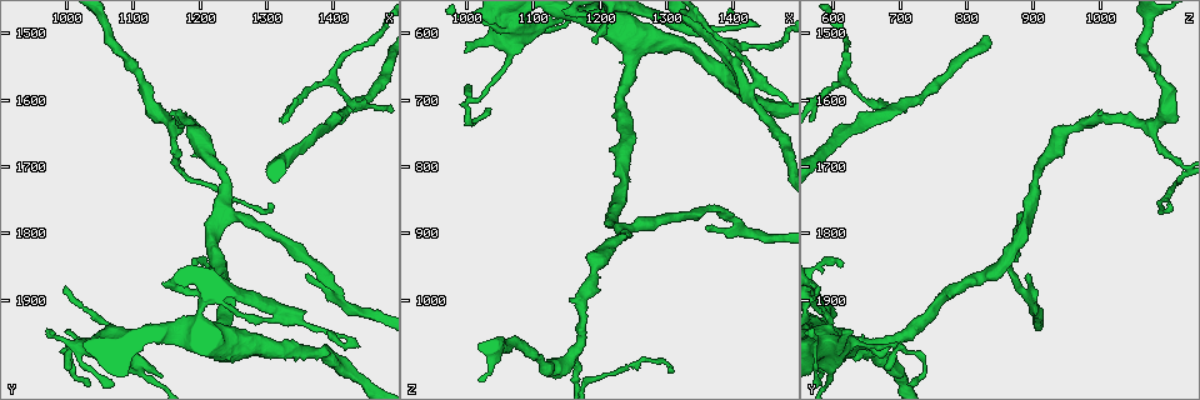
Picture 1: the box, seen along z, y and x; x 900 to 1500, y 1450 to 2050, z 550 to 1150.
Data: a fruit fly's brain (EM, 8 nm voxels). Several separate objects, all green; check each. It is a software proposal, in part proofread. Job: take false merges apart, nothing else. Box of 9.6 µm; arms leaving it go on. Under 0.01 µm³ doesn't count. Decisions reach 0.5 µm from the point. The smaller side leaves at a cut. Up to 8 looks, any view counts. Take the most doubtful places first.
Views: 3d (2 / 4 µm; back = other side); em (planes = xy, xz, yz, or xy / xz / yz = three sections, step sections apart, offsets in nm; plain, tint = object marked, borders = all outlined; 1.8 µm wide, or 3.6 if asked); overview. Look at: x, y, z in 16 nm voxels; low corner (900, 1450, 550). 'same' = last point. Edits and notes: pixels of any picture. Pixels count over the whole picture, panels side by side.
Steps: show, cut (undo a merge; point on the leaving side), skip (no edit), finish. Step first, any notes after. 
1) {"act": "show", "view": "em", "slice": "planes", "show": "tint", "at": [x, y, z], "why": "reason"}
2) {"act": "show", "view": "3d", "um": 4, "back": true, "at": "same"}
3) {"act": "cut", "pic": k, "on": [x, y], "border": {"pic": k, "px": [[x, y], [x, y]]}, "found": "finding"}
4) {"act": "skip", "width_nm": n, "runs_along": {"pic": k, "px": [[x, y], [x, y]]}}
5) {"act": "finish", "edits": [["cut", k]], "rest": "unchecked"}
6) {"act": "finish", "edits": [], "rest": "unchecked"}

{"act": "show", "view": "3d", "um": 2, "at": [1420, 1615, 685], "why": "three-way junction"}

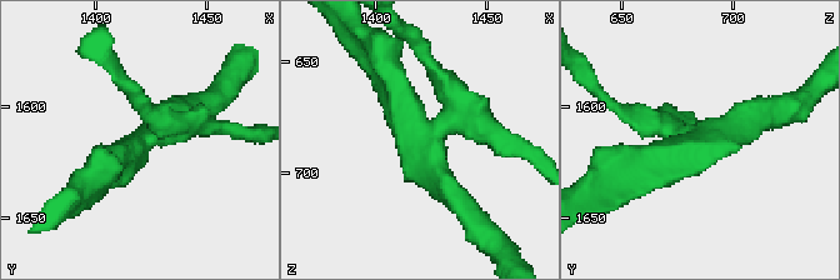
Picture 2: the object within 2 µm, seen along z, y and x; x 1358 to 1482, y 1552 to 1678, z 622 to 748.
{"act": "show", "view": "em", "slice": "xy", "step": 16, "show": "plain", "at": [1423, 1613, 683], "why": "need the tissue"}

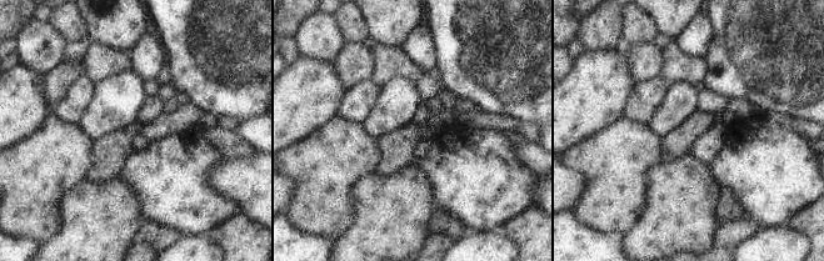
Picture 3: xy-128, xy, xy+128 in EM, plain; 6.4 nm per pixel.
{"act": "show", "view": "em", "slice": "xy", "step": 16, "show": "tint", "at": "same", "why": "where the object lies"}

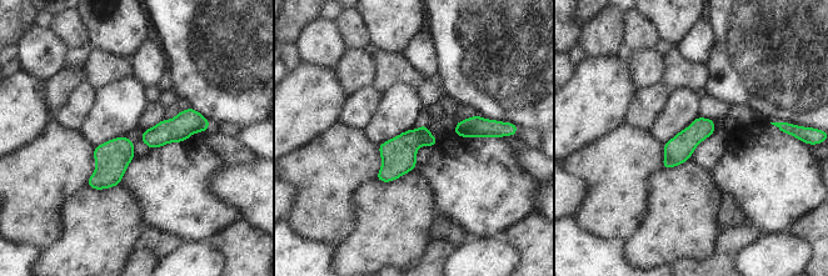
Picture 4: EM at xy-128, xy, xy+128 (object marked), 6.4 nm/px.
{"act": "cut", "pic": 4, "on": [427, 138], "part_leaving": {"pic": 4, "px": [[205, 124], [184, 124], [144, 138]]}, "found": "two neurons meet here"}

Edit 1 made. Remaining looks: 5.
{"act": "show", "view": "overview", "why": "redraw"}

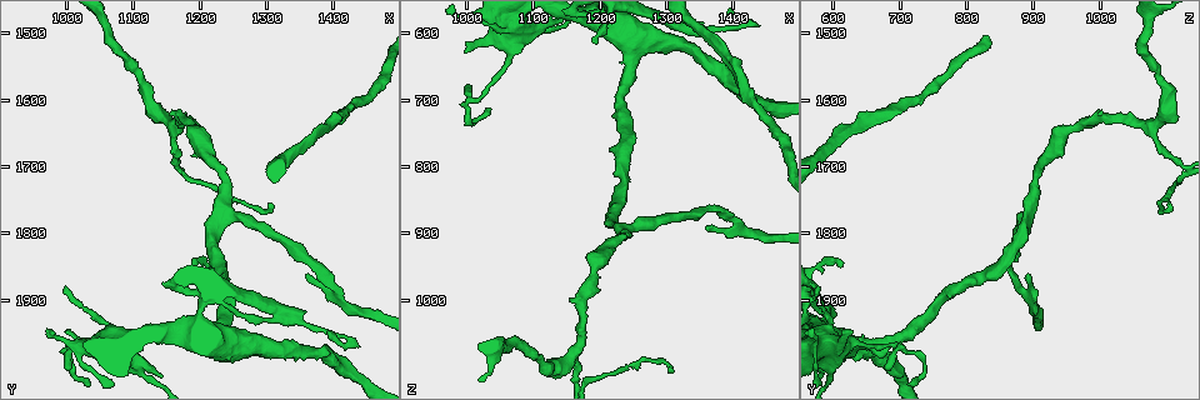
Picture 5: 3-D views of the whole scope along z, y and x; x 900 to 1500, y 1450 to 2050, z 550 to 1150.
{"act": "show", "view": "3d", "um": 4, "at": [1100, 2000, 595], "why": "thick turns thin"}

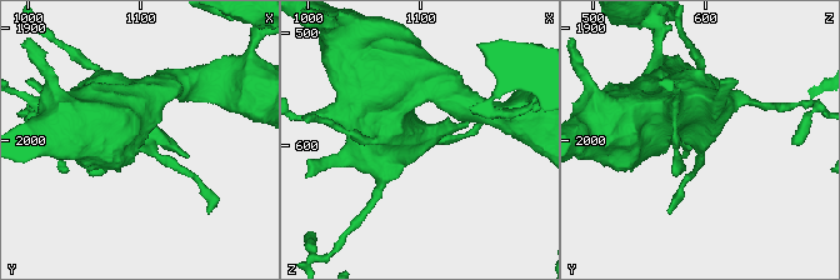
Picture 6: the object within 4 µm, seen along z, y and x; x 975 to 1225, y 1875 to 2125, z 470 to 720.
{"act": "show", "view": "em", "um": 3.6, "slice": "planes", "show": "tint", "at": [1104, 1996, 594], "why": "need the tissue"}

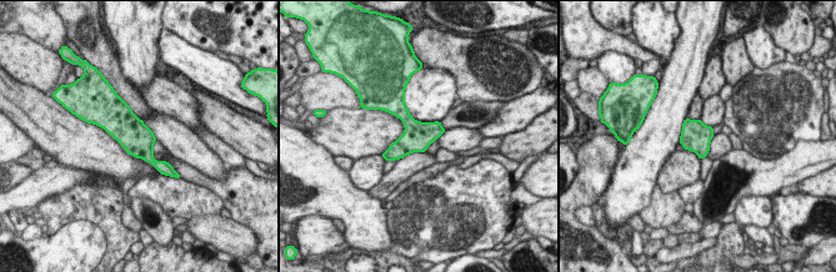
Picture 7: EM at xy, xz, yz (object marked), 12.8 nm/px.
{"act": "skip", "found": "one neuron here"}

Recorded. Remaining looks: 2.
{"act": "show", "view": "em", "um": 3.6, "slice": "yz", "step": 4, "show": "tint", "at": [1005, 1985, 730], "why": "abrupt turn"}

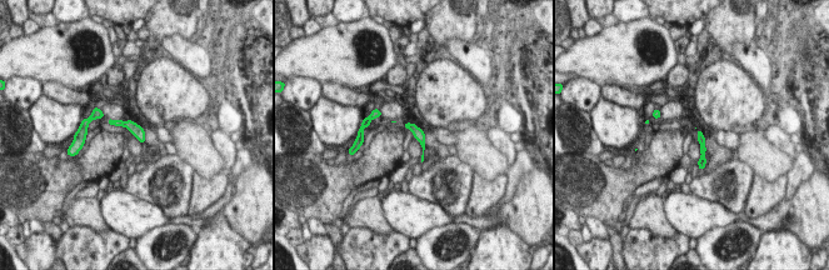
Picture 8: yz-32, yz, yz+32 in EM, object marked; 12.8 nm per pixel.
{"act": "show", "view": "em", "um": 3.6, "slice": "planes", "show": "borders", "at": "same"}

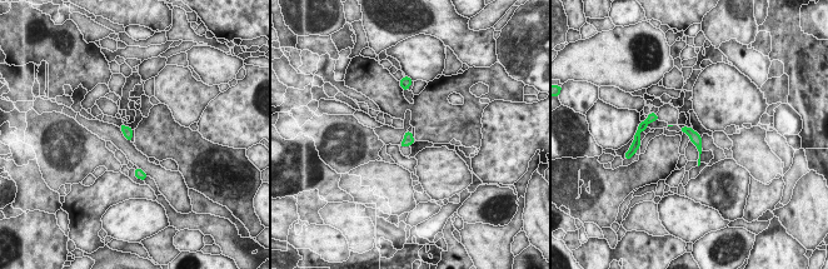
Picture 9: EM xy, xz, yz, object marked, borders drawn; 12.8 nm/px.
{"act": "skip", "width_nm": 130, "found": "continuous, no second neuron"}

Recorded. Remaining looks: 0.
{"act": "finish", "edits": [["cut", 4]], "rest": "unchecked"}

